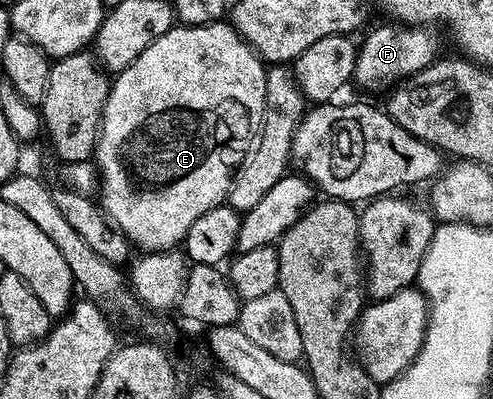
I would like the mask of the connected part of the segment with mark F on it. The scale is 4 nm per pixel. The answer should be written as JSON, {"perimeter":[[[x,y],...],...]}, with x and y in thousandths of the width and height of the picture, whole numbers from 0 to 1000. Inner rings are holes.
{"perimeter":[[[789,63],[765,68],[740,100],[730,100],[714,206],[740,228],[773,228],[803,213],[815,198],[850,183],[888,145],[886,98],[862,63]],[[789,208],[789,211],[787,211]]]}

